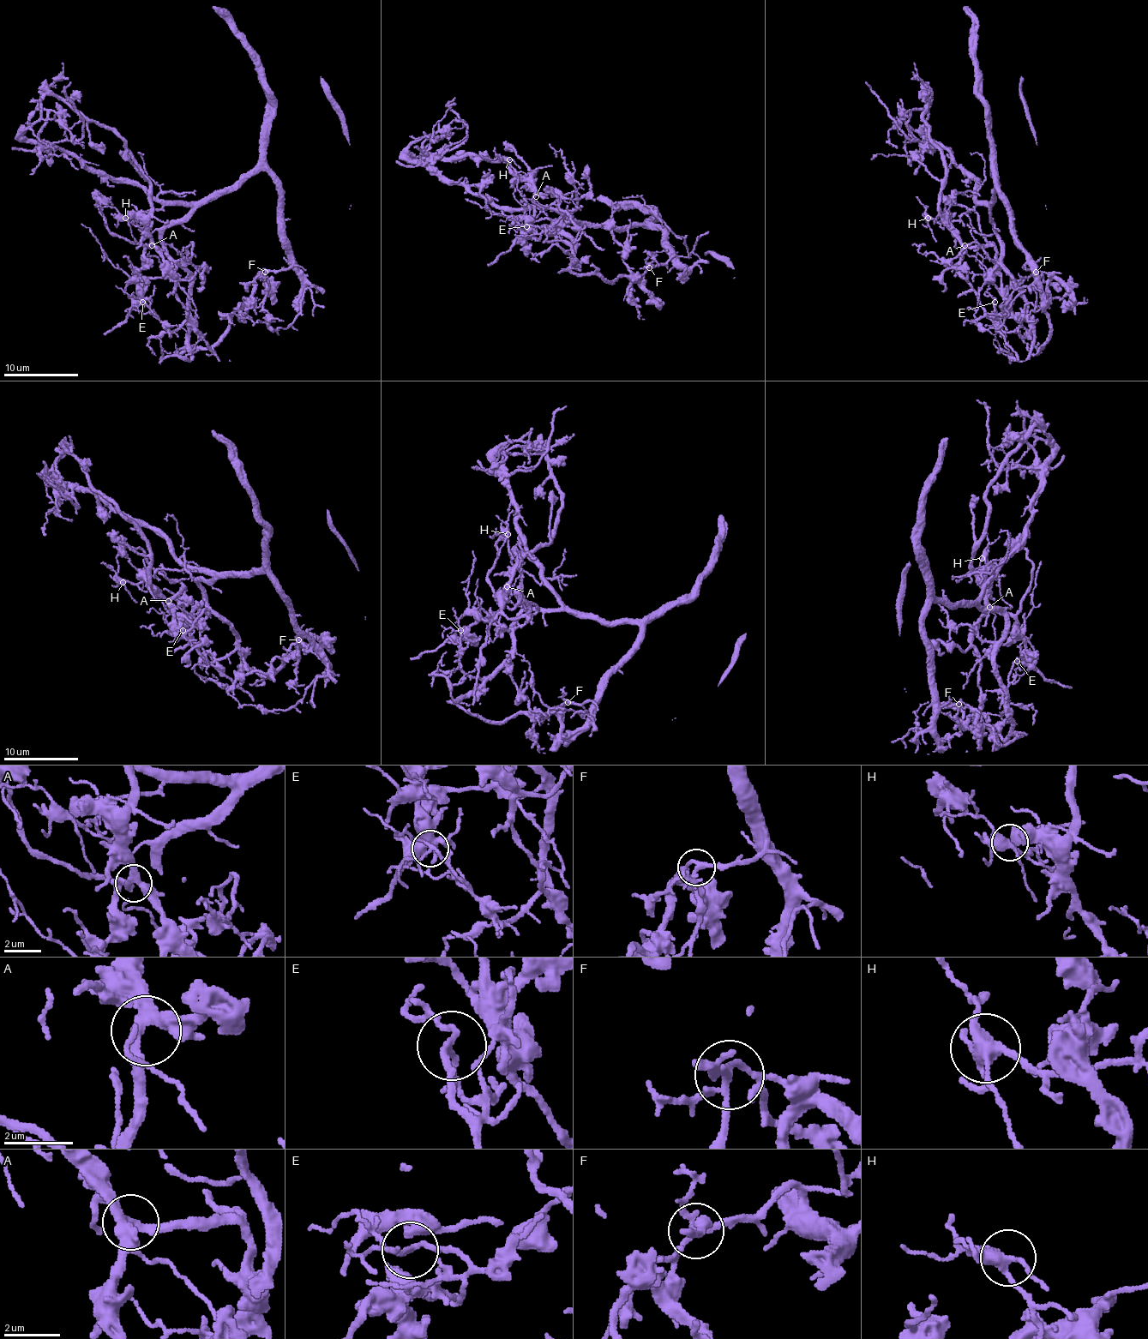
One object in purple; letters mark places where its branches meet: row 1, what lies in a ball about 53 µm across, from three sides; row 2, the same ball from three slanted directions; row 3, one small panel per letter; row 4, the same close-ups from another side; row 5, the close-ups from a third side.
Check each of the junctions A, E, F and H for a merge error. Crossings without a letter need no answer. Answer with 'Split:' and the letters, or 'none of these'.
Split: none of these

